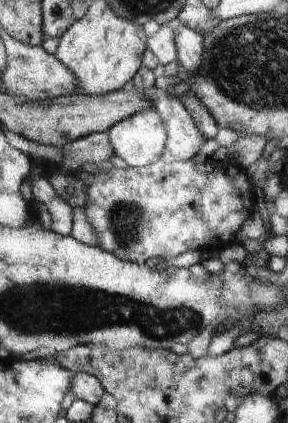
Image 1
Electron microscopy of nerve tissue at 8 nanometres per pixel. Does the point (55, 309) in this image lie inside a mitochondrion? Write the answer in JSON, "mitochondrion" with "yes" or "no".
{"mitochondrion":"yes"}

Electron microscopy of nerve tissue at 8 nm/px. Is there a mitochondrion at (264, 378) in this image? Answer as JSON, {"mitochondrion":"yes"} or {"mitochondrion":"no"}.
{"mitochondrion":"no"}

